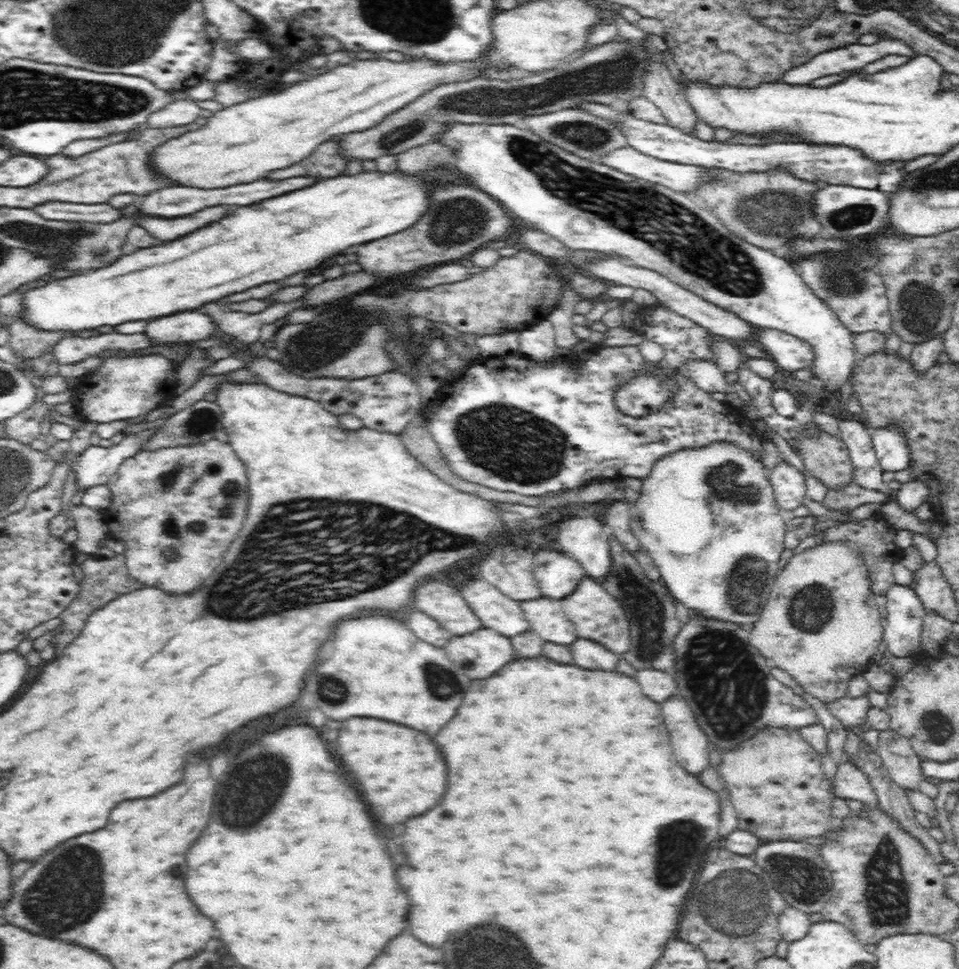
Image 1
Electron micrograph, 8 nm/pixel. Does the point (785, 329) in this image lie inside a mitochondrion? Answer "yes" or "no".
no

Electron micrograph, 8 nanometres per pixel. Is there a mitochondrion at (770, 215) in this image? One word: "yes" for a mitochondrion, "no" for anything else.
yes

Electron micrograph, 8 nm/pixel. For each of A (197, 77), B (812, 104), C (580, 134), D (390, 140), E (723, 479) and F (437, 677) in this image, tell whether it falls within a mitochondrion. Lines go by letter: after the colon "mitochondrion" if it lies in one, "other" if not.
A: other
B: other
C: mitochondrion
D: mitochondrion
E: mitochondrion
F: mitochondrion

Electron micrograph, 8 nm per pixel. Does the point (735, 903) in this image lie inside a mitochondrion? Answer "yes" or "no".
yes

